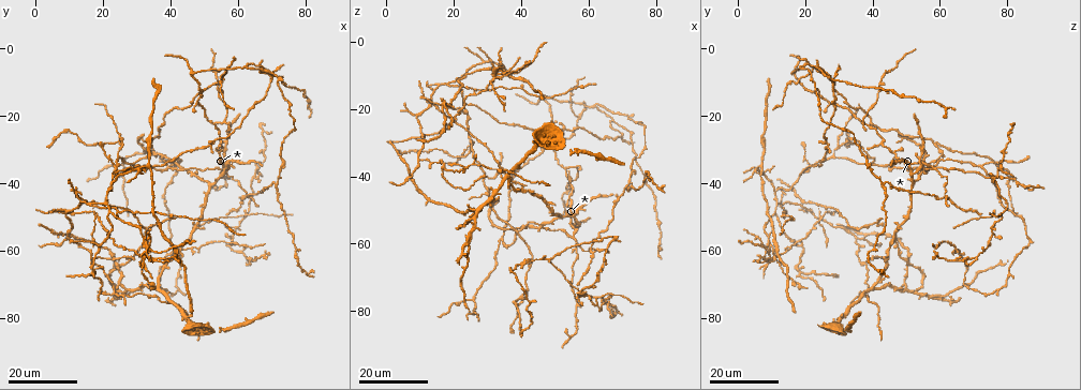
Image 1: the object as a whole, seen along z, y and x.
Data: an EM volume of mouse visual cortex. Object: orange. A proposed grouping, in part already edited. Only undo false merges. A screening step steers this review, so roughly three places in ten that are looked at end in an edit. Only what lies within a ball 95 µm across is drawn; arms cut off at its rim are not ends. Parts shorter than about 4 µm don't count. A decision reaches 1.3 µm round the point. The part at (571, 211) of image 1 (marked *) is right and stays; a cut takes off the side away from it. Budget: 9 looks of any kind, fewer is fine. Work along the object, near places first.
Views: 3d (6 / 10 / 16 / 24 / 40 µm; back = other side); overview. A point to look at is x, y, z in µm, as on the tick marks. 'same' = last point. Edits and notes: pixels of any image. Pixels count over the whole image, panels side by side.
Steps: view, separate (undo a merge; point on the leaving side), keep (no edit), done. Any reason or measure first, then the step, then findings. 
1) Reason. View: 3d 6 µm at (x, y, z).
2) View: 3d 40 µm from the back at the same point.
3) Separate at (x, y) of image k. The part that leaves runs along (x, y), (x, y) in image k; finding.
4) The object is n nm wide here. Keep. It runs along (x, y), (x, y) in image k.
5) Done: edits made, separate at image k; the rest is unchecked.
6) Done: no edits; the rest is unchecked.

Four arms meet. View: 3d 16 µm at (38.5, 35.5, 57.0).

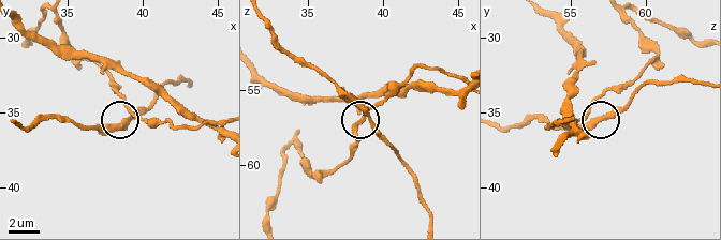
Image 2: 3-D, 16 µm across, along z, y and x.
View: 3d 6 µm at (39.2, 35.0, 56.4).

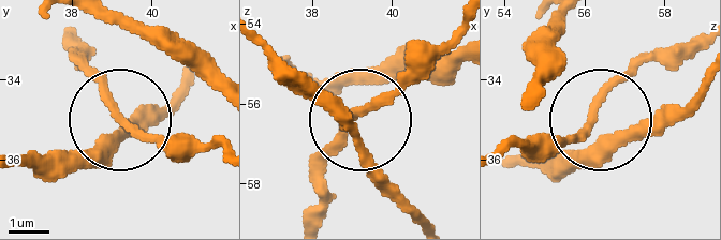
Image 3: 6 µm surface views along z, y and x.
4 arms meet here. Keep. It runs along (216, 146), (144, 139), (75, 54) in image 3; one neuron here.

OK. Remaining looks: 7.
Three arms meet. View: 3d 24 µm at (23.5, 35.5, 21.5).

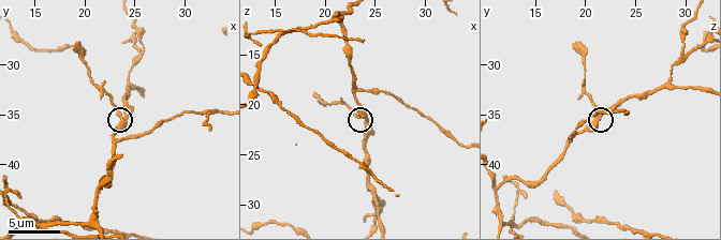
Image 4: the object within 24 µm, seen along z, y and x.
View: 3d 6 µm at (23.6, 35.6, 20.8).

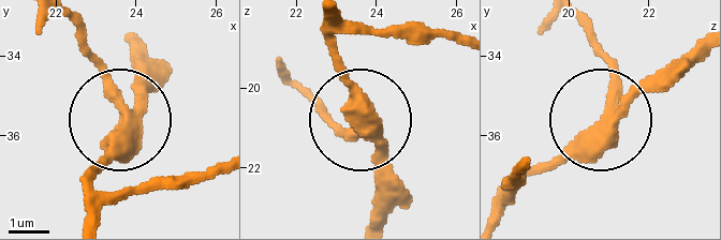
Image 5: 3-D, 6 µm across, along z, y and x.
Other side. View: 3d 6 µm from the back at (23.70, 35.35, 21.10).

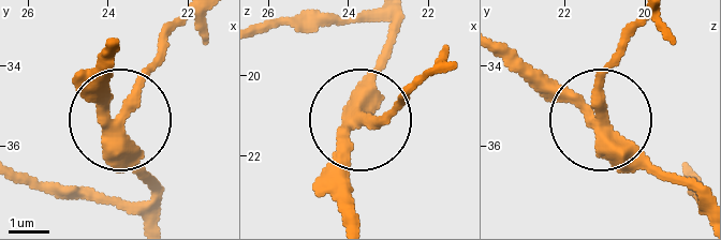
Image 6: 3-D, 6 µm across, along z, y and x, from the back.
The side arm is 9 µm long. Keep. It runs along (508, 50), (597, 111), (603, 68), (627, 40) in image 6; continuous, no second neuron.

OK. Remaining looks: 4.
View: 3d 24 µm at (15.5, 46.0, 12.5).

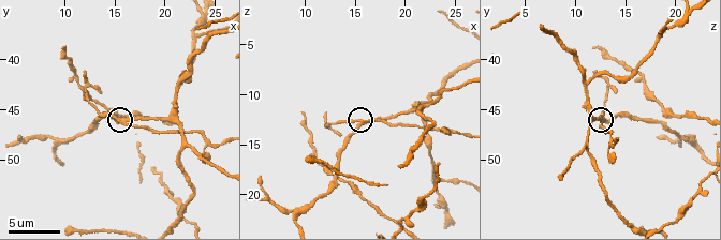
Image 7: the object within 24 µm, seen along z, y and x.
View: 3d 10 µm at (16.0, 46.2, 12.6).

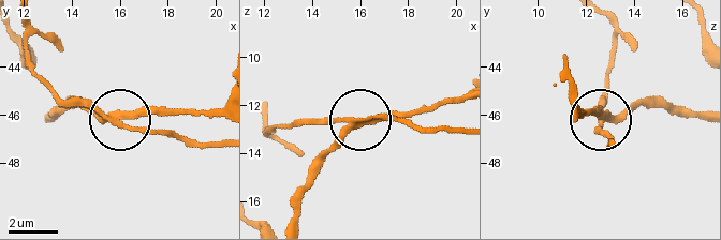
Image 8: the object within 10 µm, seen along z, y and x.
View: 3d 10 µm from the back at (15.9, 46.4, 12.6).

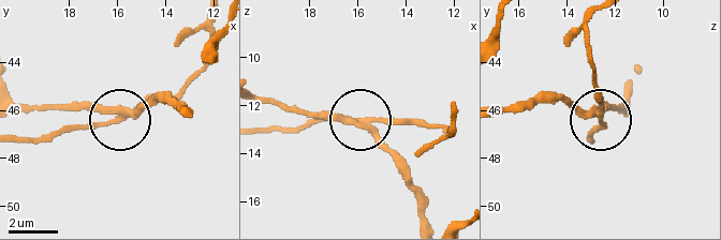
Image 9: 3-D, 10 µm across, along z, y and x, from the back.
The object is 240 nm wide here. Separate at (91, 125) of image 9. The part that leaves runs along (121, 118), (56, 136), (19, 136) in image 9; two neurons meet here.

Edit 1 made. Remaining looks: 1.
Done: edits made, separate at image 9; the rest is unchecked.

